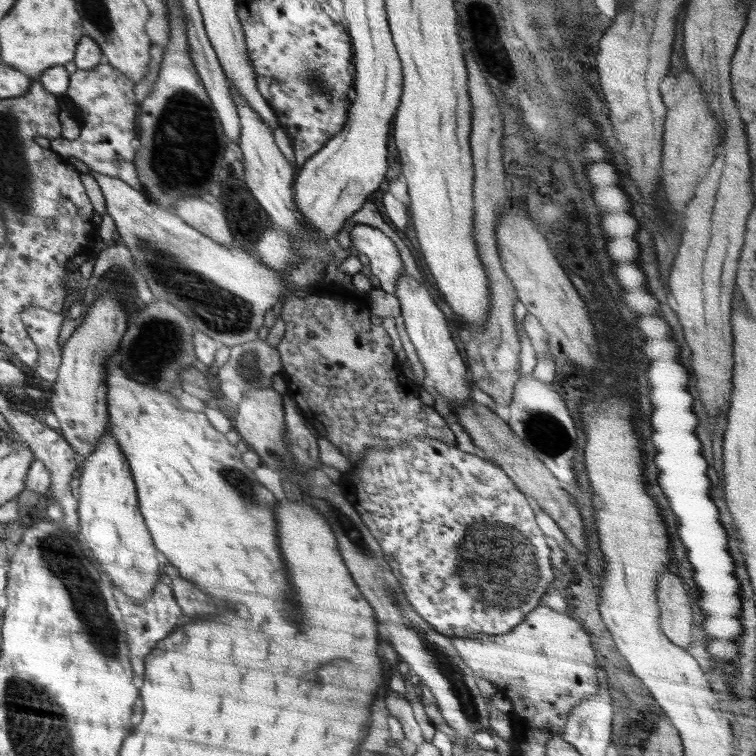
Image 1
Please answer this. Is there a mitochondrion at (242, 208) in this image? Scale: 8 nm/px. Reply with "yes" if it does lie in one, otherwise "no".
no

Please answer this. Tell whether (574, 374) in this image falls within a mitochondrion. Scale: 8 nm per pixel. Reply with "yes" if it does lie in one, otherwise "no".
no

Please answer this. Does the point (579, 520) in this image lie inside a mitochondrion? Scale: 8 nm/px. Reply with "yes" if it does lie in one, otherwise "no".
no

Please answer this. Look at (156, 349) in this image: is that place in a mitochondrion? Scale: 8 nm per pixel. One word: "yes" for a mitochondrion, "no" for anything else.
yes

